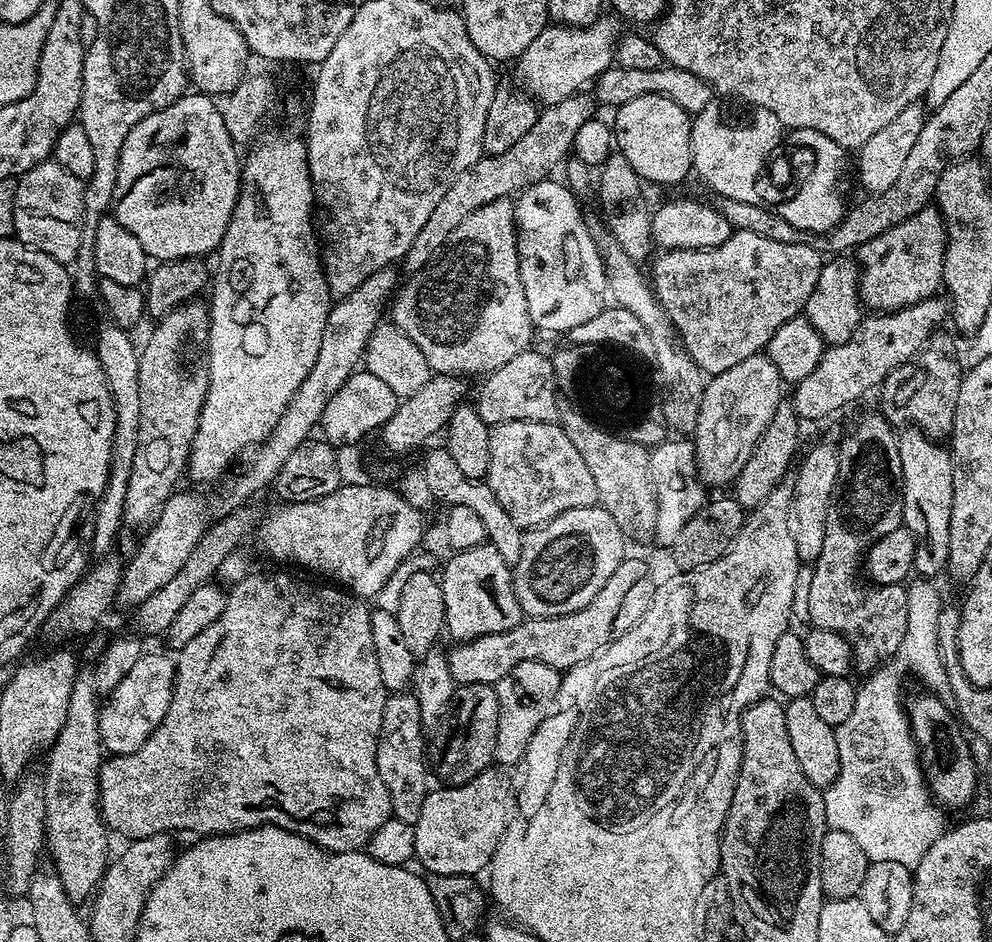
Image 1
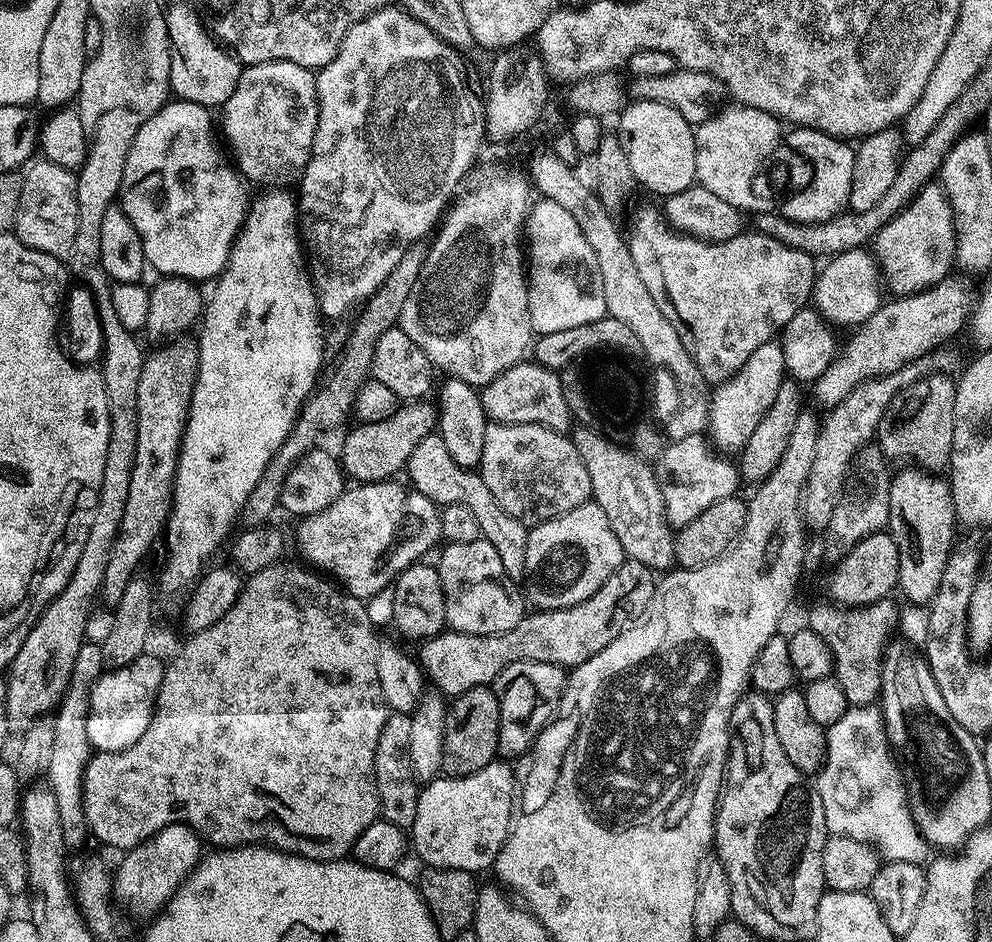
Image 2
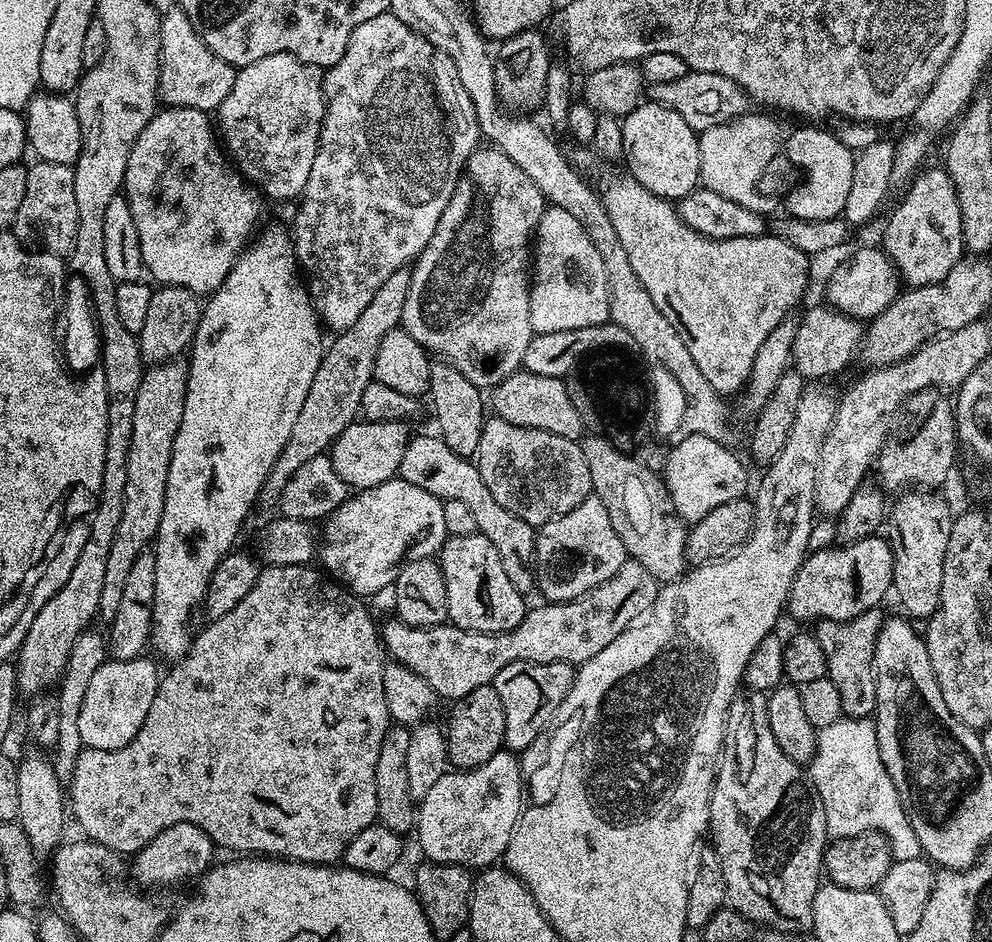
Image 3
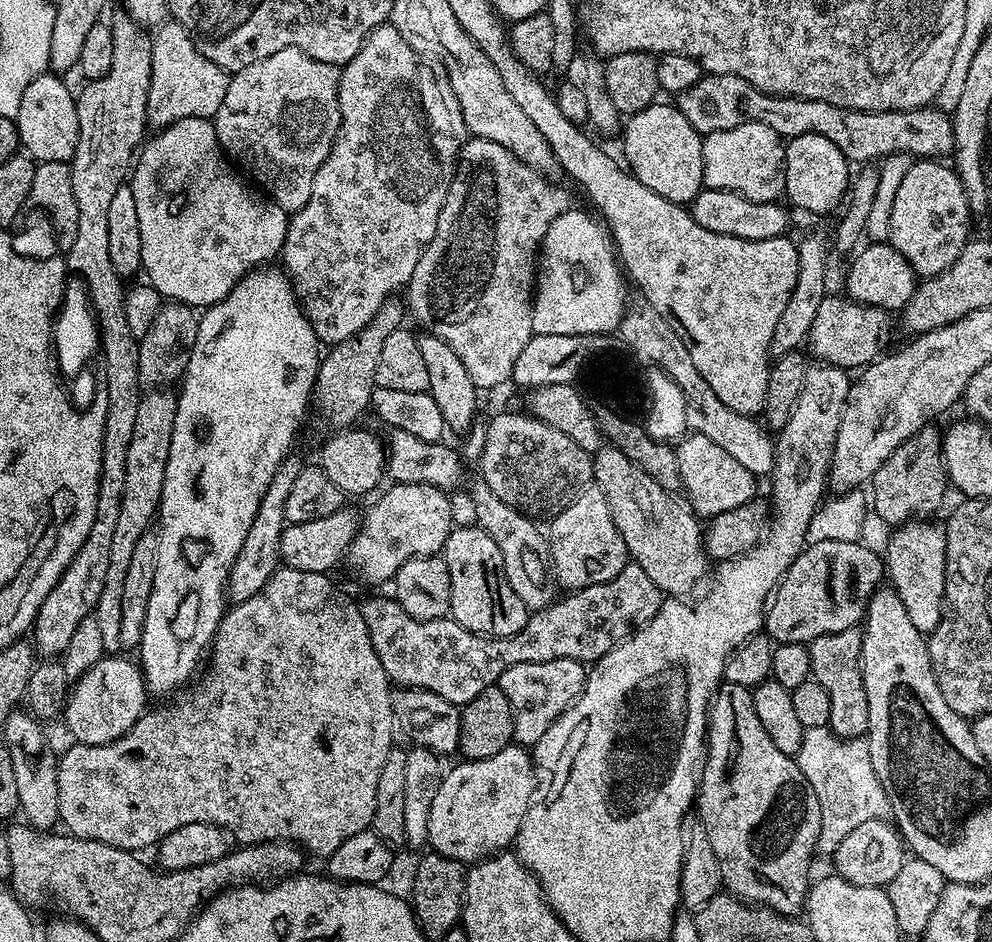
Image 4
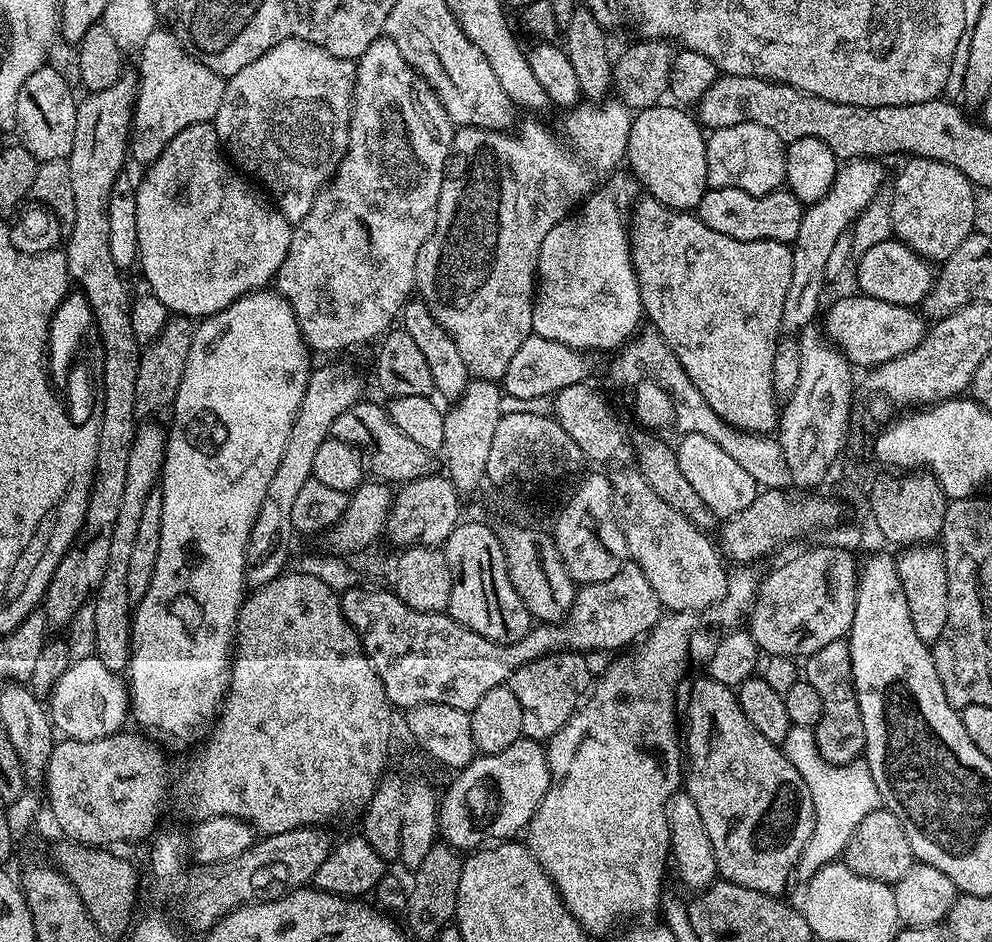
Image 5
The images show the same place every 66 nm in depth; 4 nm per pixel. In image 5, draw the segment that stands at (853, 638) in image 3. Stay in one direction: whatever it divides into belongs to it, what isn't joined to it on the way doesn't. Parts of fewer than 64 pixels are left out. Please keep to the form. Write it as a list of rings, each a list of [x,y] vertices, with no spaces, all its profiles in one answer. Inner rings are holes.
[[[847,639],[830,642],[830,646],[822,646],[822,650],[807,657],[802,664],[802,676],[822,698],[822,718],[814,729],[822,758],[832,764],[851,764],[861,759],[864,750],[862,710],[858,710]]]

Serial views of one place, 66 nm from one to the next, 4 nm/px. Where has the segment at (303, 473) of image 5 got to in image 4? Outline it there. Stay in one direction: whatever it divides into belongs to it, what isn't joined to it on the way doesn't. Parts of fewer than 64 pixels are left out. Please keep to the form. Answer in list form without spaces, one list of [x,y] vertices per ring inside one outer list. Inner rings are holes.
[[[296,454],[284,457],[278,466],[274,478],[270,478],[270,486],[266,486],[266,494],[262,494],[262,502],[258,506],[258,514],[254,514],[254,522],[250,526],[250,534],[246,534],[246,542],[242,542],[242,550],[238,550],[238,558],[234,558],[234,566],[228,572],[226,596],[232,604],[246,602],[246,598],[254,598],[266,582],[281,567],[280,539],[286,527],[286,498],[290,498],[290,490],[298,479],[302,461]]]

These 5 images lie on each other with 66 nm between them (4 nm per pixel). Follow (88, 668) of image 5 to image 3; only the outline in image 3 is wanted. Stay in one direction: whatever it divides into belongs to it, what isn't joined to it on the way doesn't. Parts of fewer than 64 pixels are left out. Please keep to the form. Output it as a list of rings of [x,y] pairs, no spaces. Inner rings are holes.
[[[147,655],[135,656],[132,660],[107,659],[90,678],[90,686],[86,686],[86,698],[82,698],[82,706],[78,714],[78,732],[81,745],[98,750],[114,750],[129,744],[138,734],[142,722],[146,722],[146,714],[150,714],[150,706],[156,697],[160,685],[161,673],[156,672],[156,664],[148,660]]]

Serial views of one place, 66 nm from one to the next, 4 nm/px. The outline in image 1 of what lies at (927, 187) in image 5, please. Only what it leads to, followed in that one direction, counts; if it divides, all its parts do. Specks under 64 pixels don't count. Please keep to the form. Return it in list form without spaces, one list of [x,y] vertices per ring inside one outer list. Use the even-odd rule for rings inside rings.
[[[929,206],[918,210],[918,214],[906,218],[906,222],[898,222],[898,226],[886,230],[886,234],[878,234],[878,238],[870,238],[870,242],[855,249],[854,259],[858,265],[861,305],[876,314],[896,312],[899,308],[908,308],[920,300],[929,300],[931,296],[937,295],[944,283],[944,255],[947,237],[940,209]]]

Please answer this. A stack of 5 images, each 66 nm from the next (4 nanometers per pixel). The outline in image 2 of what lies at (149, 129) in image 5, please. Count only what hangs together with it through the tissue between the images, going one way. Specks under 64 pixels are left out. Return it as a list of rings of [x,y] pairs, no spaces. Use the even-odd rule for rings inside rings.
[[[191,3],[172,4],[166,8],[168,41],[172,43],[172,92],[209,110],[219,109],[234,94],[242,65],[235,55],[209,29],[201,13]]]

